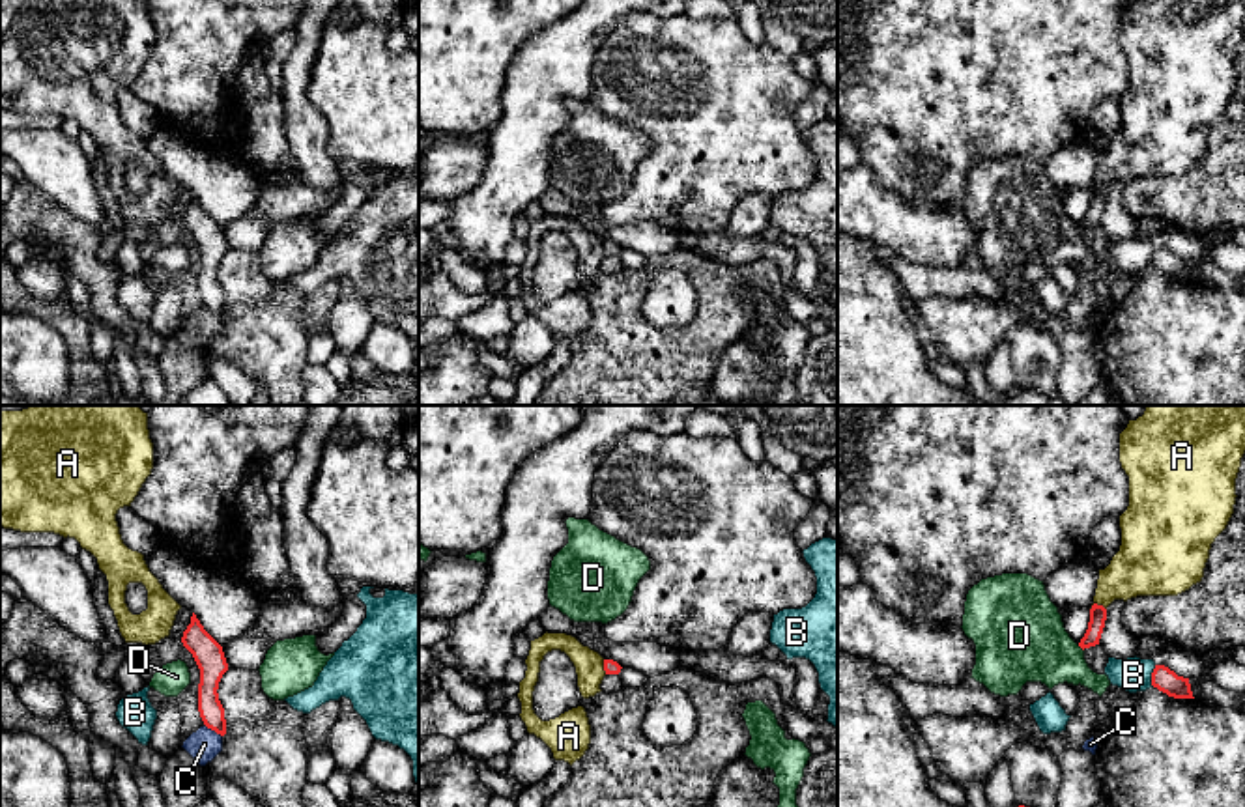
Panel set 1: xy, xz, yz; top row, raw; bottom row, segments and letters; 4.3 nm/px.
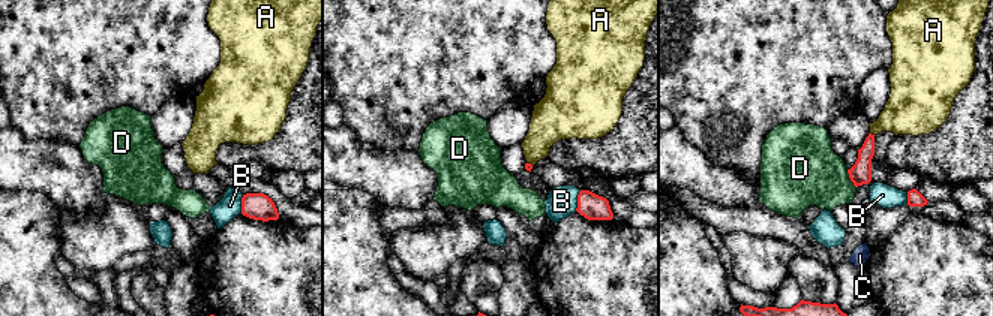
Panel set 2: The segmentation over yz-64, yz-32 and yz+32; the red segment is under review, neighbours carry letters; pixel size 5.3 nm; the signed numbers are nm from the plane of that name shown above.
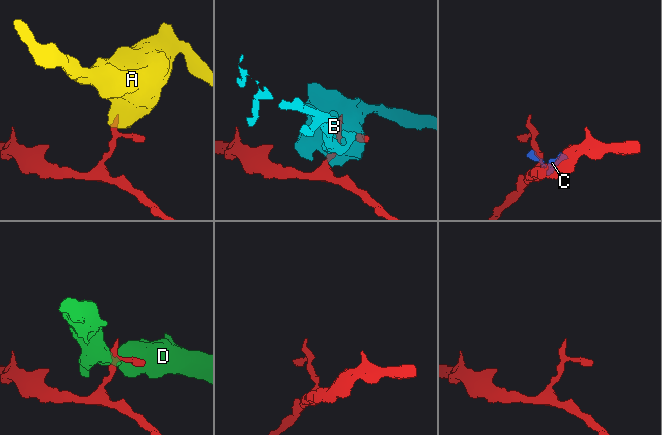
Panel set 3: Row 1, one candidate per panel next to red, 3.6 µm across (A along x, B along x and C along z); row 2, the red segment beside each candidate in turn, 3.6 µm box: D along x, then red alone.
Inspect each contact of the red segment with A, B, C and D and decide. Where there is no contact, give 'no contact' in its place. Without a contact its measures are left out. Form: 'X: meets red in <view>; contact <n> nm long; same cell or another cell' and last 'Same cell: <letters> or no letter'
A: meets red in yz; contact 70 nm long; another cell
B: meets red in yz; contact 100 nm long; another cell
C: meets red in xy; contact 100 nm long; another cell
D: meets red in yz; contact 40 nm long; another cell
Same cell: no letter

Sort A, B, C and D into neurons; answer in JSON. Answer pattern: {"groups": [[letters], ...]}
{"groups": [["A"], ["B"], ["C"], ["D"]]}

